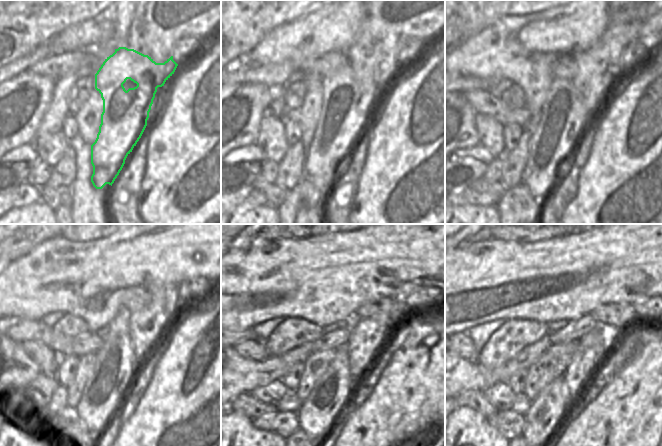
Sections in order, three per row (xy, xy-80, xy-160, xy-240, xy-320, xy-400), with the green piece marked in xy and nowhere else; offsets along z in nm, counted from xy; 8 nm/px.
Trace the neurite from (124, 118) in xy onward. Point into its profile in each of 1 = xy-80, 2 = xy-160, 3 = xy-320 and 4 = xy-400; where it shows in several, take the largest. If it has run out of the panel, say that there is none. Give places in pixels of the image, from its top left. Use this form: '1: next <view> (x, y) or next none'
1: next xy-80 (344, 114)
2: next xy-160 (564, 118)
3: next xy-320 (319, 412)
4: next xy-400 (542, 419)

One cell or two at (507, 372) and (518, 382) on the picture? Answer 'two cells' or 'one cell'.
two cells

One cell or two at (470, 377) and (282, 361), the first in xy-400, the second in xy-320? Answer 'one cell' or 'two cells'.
one cell

